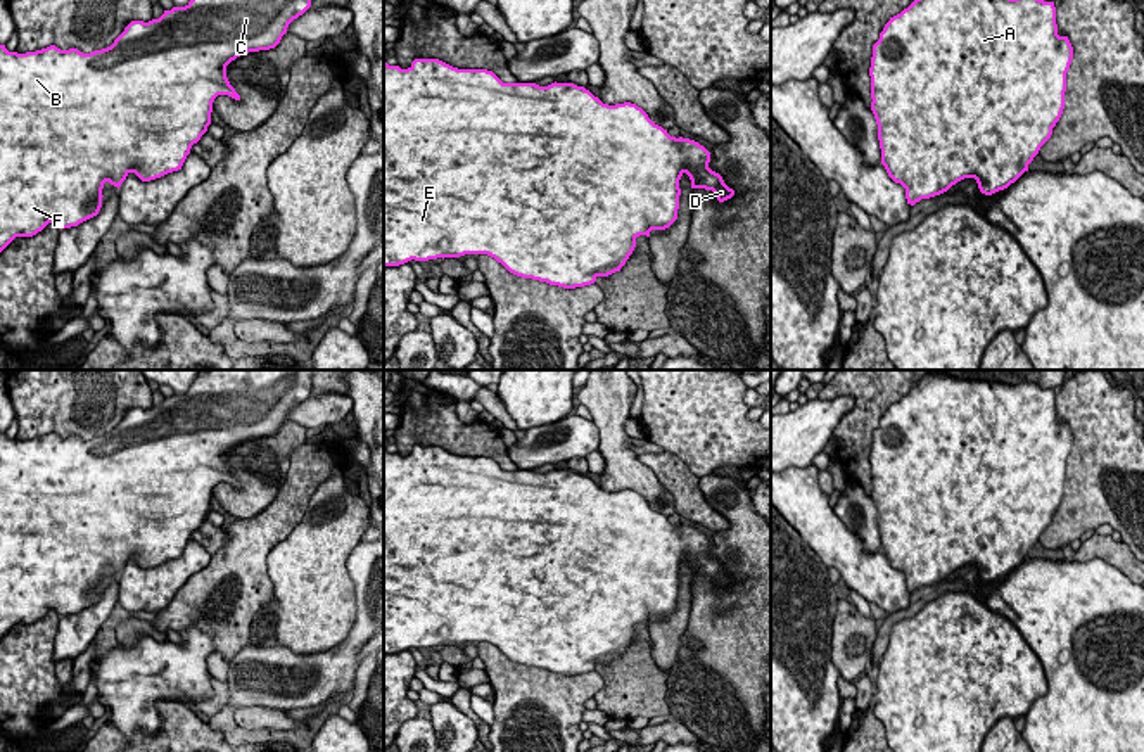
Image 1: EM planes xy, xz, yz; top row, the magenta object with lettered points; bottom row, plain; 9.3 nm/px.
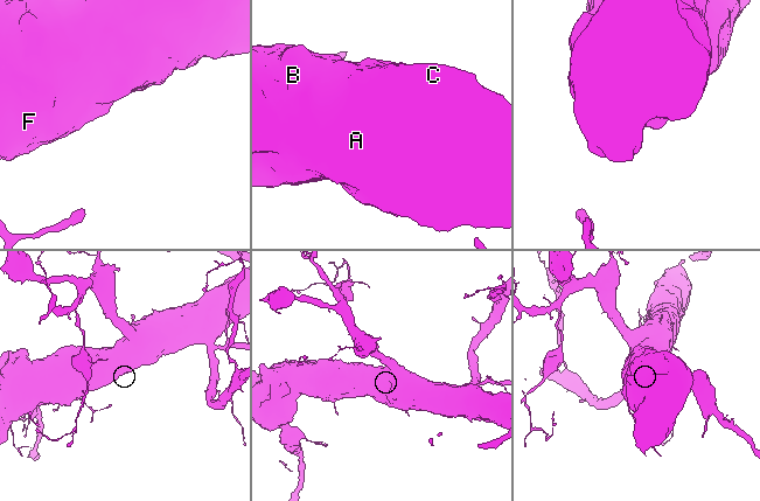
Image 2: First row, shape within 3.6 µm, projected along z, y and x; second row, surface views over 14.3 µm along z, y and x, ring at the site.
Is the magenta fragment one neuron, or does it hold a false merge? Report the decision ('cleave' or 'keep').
keep

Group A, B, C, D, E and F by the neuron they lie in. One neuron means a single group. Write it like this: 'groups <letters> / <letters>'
groups A B C D E F

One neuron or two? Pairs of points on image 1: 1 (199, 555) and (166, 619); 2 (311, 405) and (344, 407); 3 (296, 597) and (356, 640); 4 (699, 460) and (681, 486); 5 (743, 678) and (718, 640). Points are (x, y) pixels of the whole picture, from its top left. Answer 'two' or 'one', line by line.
1: two
2: one
3: two
4: two
5: one

